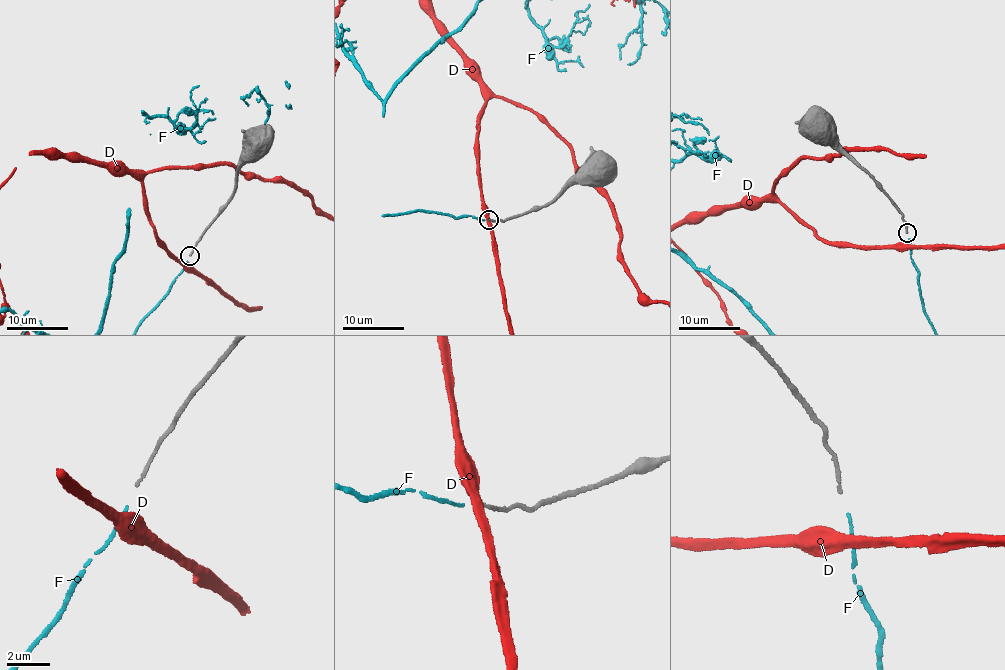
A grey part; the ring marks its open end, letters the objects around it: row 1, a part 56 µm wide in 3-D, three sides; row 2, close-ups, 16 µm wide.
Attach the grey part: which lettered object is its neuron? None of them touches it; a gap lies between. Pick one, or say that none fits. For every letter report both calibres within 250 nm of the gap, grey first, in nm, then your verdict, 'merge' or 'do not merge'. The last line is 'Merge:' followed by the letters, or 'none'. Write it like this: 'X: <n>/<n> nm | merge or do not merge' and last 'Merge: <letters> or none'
D: 150/700 nm | do not merge
F: 150/120 nm | merge
Merge: F

